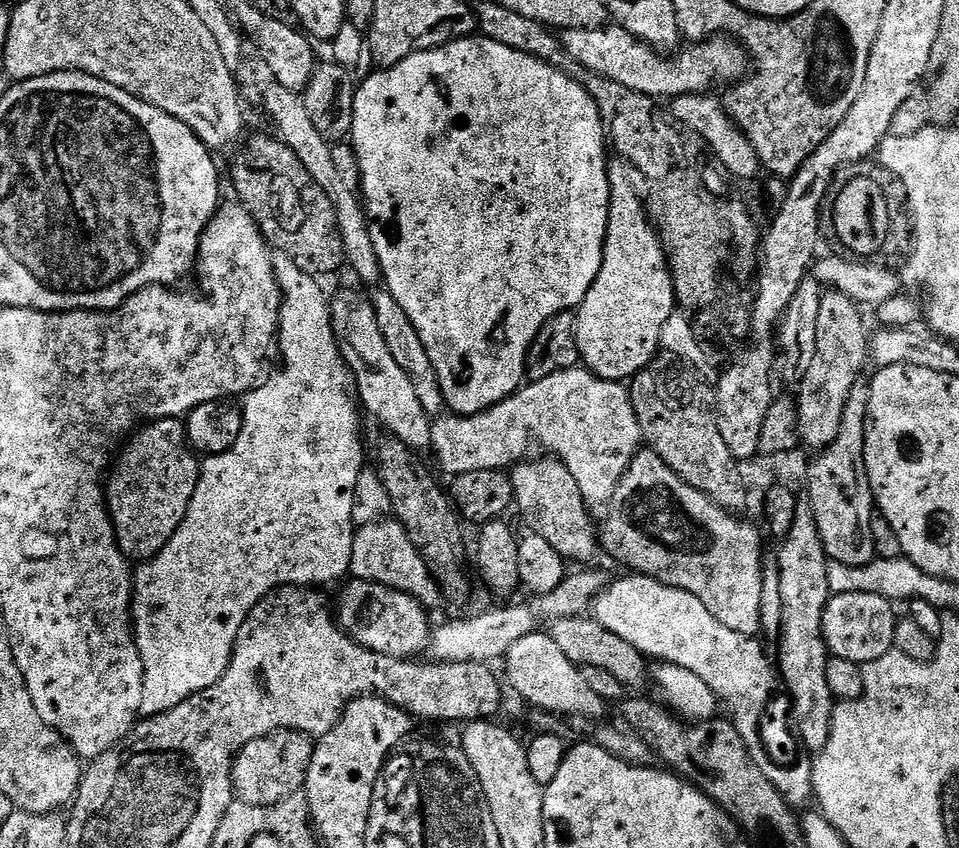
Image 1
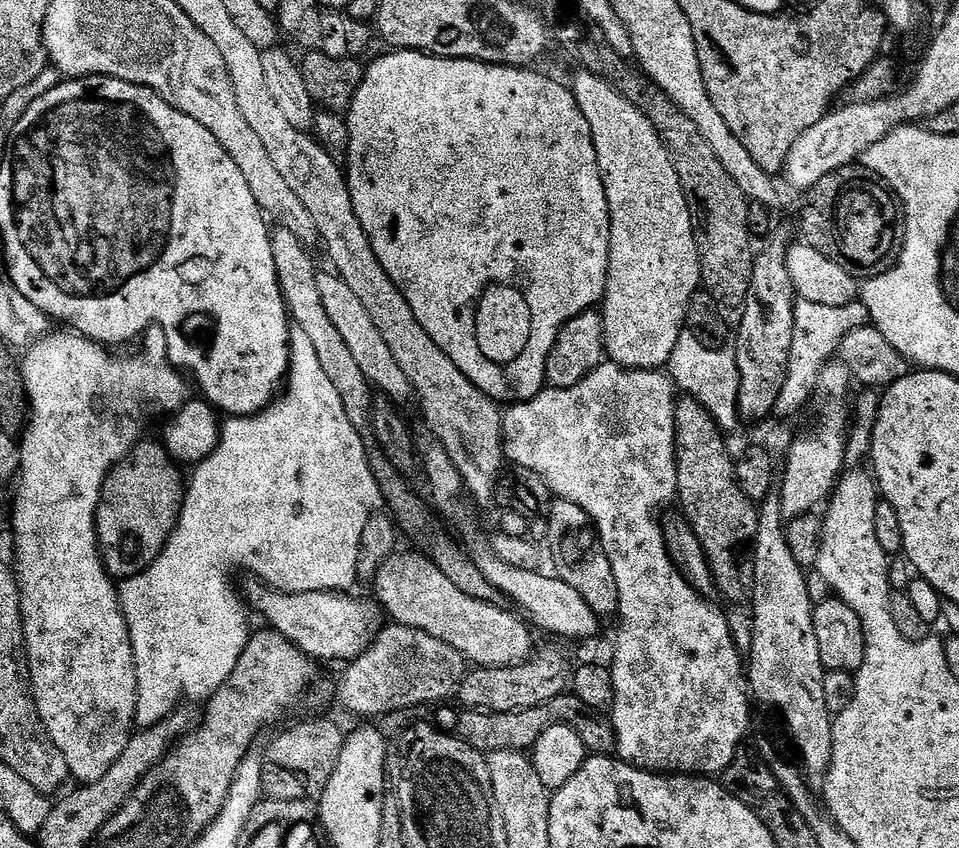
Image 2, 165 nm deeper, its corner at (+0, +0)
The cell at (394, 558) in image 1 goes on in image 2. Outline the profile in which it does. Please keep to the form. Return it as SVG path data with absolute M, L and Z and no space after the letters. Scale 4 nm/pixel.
M400 555L389 557L374 581L375 599L395 623L417 628L454 646L476 666L502 668L523 664L533 655L533 629L515 611L507 612L500 604L487 604L462 594L427 555Z

